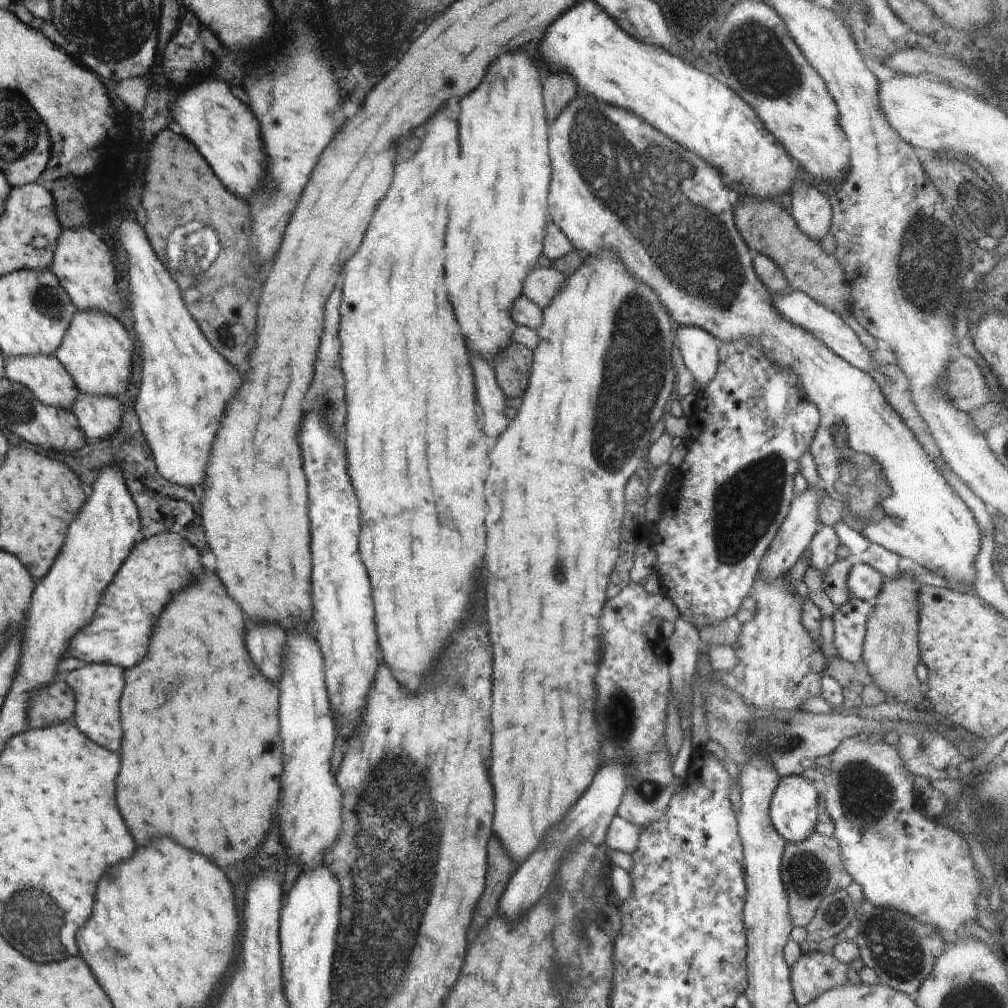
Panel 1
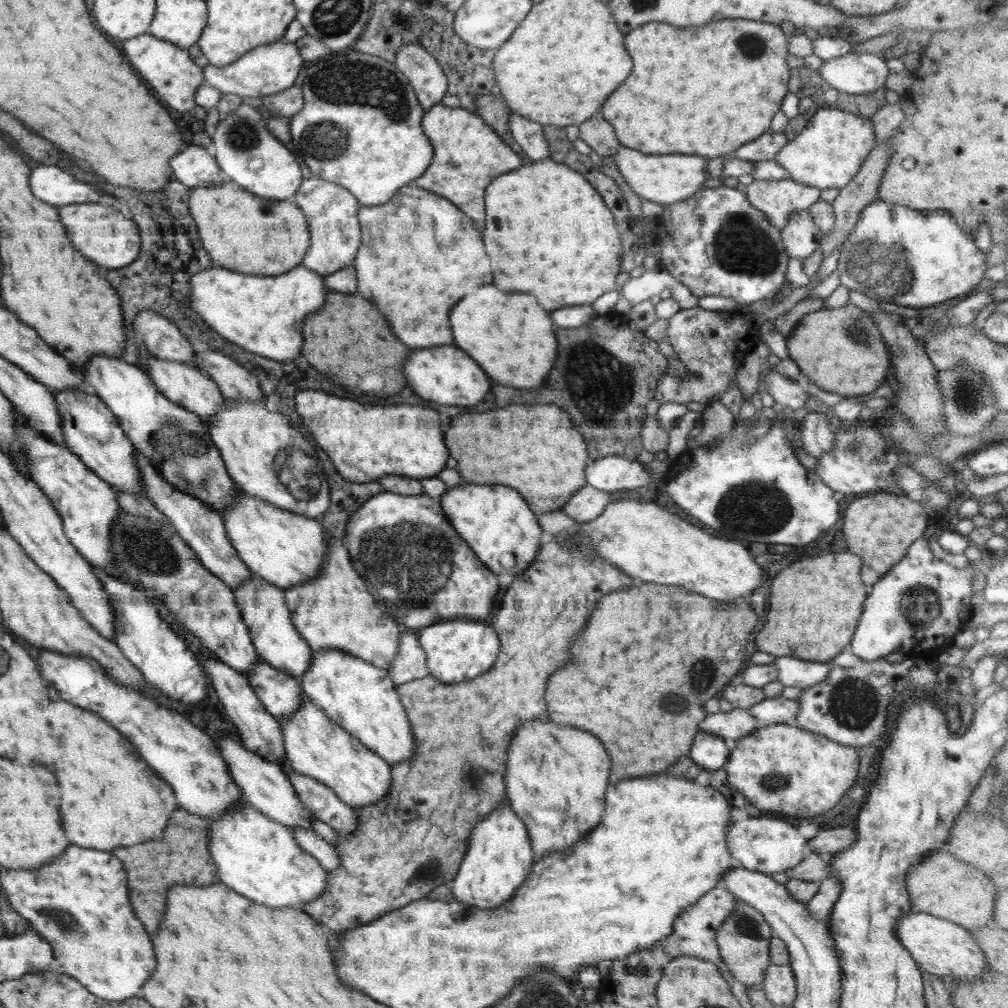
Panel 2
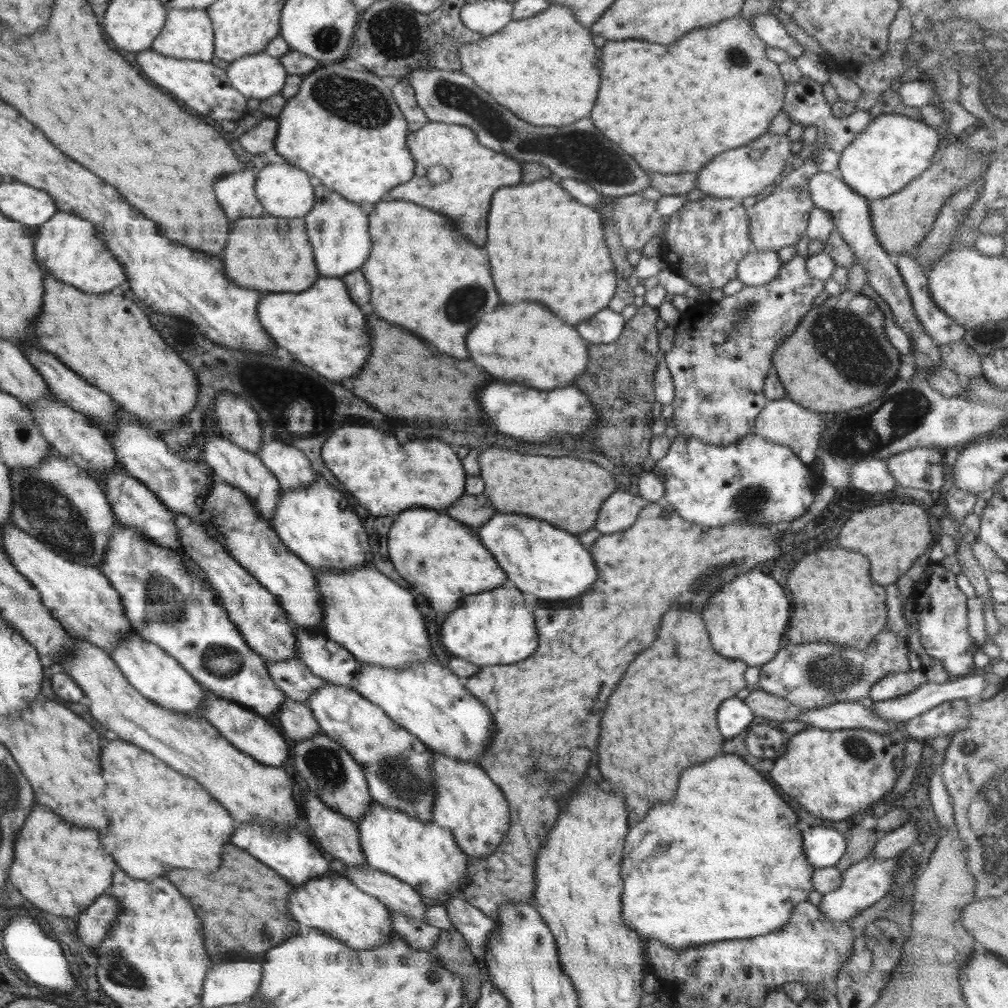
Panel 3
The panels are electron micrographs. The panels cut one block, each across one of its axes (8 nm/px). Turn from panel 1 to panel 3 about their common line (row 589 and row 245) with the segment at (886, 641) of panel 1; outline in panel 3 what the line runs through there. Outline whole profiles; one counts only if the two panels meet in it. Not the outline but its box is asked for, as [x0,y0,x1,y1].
[869,138,988,254]

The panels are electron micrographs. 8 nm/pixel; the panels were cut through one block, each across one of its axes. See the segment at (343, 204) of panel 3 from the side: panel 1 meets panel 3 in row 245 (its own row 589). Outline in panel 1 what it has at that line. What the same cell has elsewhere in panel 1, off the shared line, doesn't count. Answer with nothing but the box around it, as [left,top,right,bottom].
[298,412,379,740]

